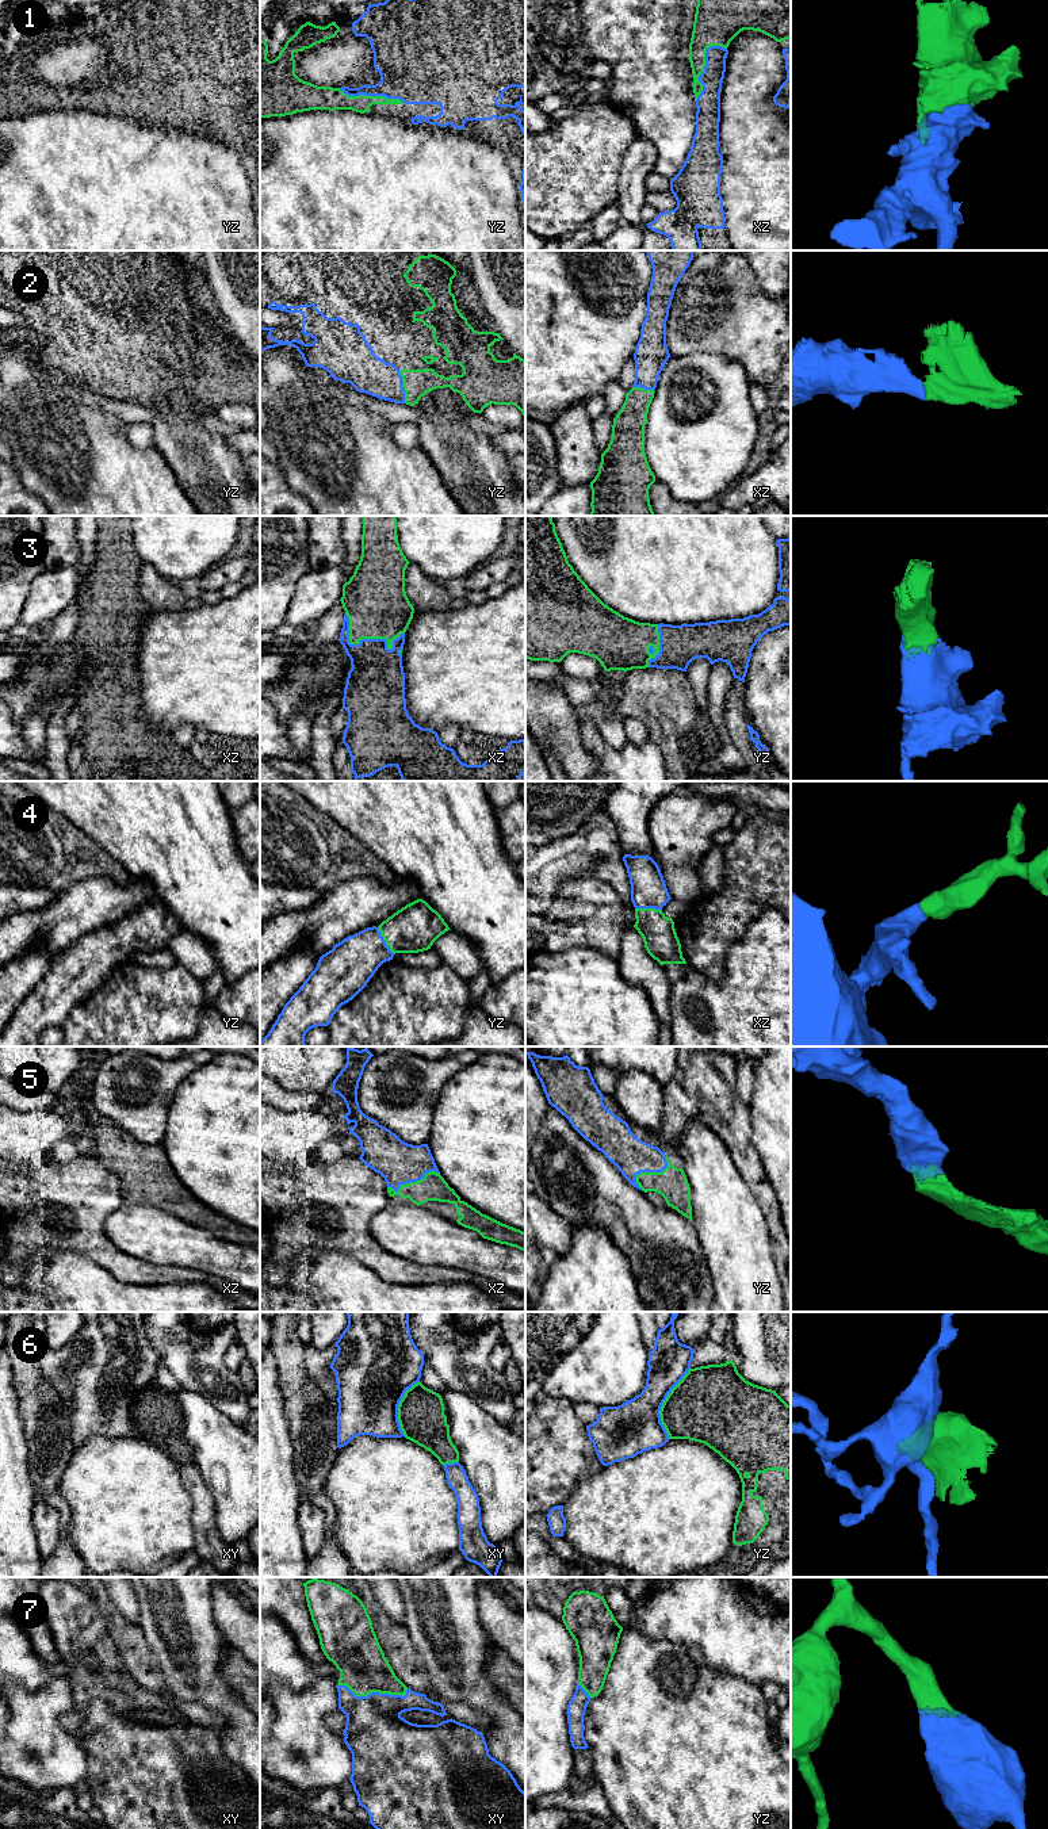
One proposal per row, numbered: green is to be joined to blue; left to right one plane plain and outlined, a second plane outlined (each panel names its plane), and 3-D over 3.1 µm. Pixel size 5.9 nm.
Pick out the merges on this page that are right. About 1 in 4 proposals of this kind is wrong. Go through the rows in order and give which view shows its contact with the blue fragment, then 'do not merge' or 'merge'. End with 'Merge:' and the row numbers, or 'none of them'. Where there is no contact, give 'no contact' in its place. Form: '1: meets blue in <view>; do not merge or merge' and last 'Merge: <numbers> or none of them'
1: meets blue in xz; do not merge
2: meets blue in yz; merge
3: meets blue in xz; merge
4: meets blue in yz; merge
5: meets blue in xz; merge
6: meets blue in yz; do not merge
7: meets blue in xy; merge
Merge: 2, 3, 4, 5, 7

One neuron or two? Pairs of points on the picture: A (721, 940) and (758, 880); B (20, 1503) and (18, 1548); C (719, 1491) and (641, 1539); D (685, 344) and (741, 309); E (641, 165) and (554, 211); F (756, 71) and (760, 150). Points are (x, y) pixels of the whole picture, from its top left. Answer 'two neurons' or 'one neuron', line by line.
A: one neuron
B: one neuron
C: one neuron
D: one neuron
E: two neurons
F: one neuron

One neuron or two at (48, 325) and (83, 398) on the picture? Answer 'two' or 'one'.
two

